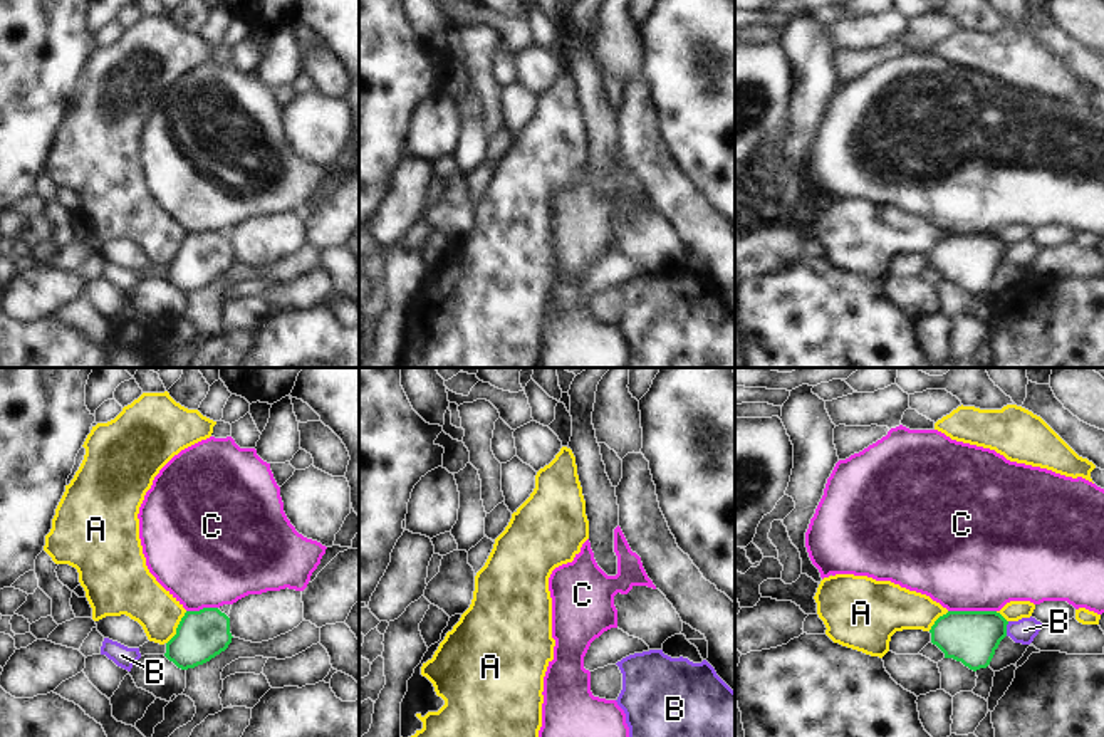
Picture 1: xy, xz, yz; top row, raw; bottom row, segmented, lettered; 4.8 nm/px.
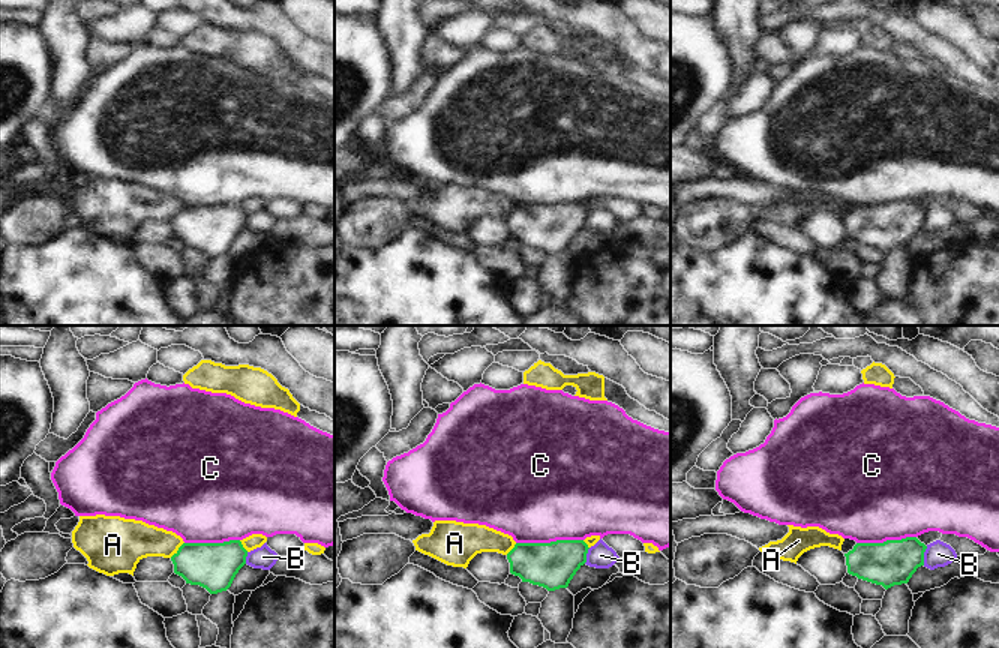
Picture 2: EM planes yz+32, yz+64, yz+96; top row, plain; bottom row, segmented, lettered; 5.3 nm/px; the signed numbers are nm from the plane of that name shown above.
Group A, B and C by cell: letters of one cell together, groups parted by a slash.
A / B / C

